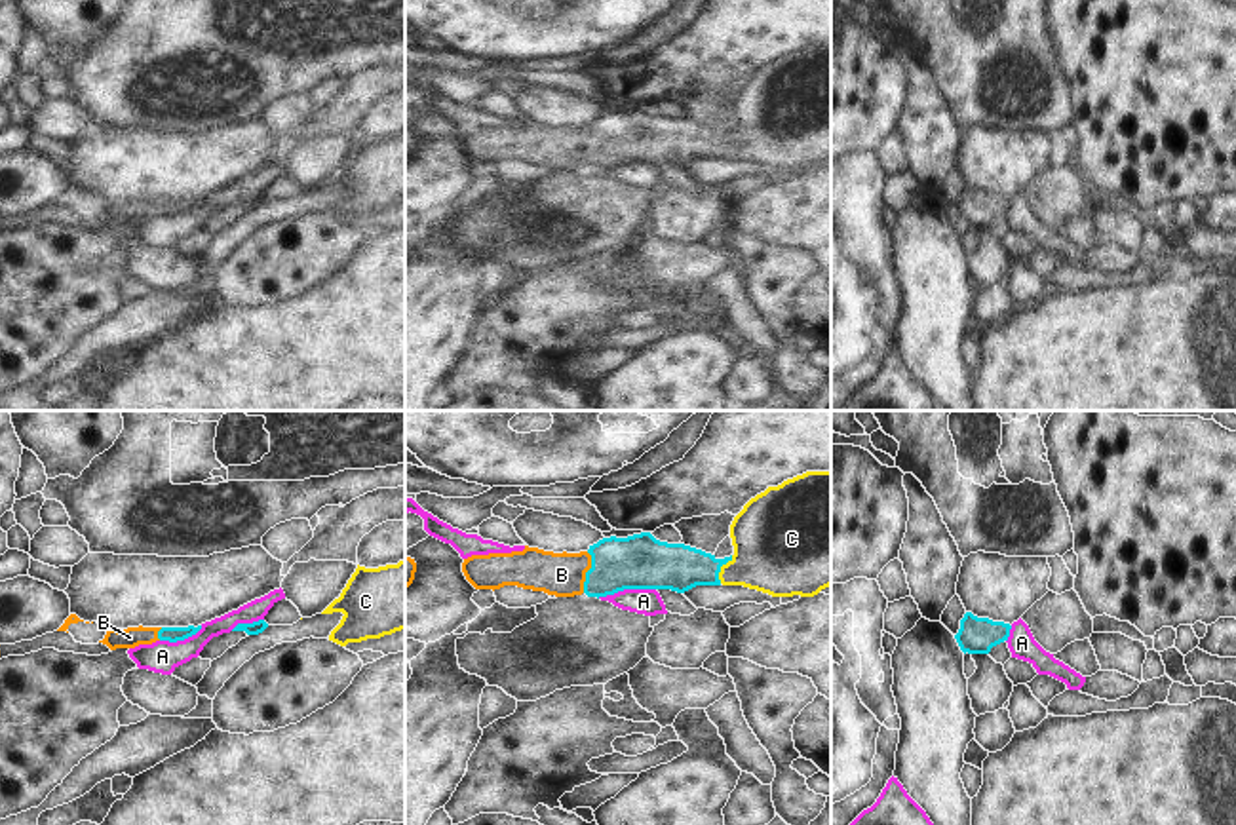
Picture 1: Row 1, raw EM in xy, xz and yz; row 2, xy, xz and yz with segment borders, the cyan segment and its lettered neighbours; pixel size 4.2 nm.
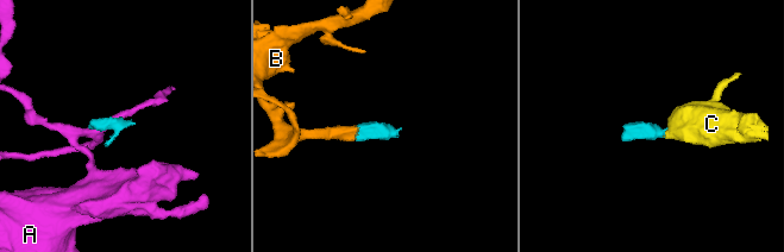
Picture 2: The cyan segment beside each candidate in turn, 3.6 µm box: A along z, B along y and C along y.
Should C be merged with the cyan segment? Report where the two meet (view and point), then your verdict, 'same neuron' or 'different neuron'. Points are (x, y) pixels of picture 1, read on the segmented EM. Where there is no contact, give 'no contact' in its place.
xz (719, 569) | same neuron

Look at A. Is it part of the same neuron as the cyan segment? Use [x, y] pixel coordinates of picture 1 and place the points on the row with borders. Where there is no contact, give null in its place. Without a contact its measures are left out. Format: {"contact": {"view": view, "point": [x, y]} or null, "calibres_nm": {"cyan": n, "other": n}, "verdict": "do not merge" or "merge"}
{"contact": {"view": "xz", "point": [626, 588]}, "calibres_nm": {"cyan": 240, "other": 110}, "verdict": "do not merge"}

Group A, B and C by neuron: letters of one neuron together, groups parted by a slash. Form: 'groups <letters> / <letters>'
groups A / B C

